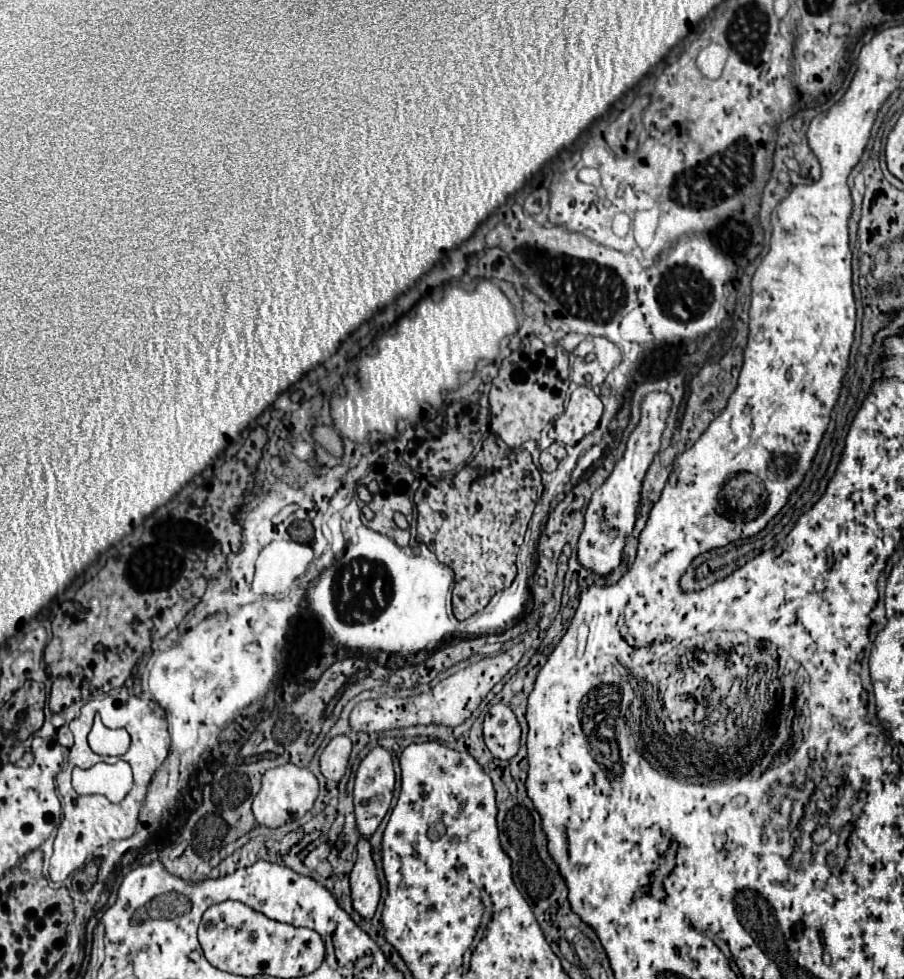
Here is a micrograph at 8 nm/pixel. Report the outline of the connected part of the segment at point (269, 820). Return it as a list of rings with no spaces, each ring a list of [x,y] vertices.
[[[283,764],[277,768],[271,768],[263,774],[261,790],[257,792],[253,800],[253,814],[261,826],[267,828],[279,828],[295,818],[301,818],[315,802],[319,792],[318,780],[311,770],[299,768],[295,764]]]

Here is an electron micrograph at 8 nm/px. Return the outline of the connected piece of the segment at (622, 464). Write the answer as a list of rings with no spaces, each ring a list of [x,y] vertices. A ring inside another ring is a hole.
[[[649,392],[641,400],[641,418],[635,430],[627,440],[627,450],[623,458],[615,464],[609,478],[593,492],[593,498],[585,510],[585,528],[581,532],[577,544],[579,562],[601,576],[607,576],[621,562],[621,552],[625,548],[625,540],[635,526],[635,512],[641,500],[641,486],[647,468],[651,466],[655,454],[661,450],[661,436],[667,426],[667,416],[671,410],[671,394],[669,392]]]

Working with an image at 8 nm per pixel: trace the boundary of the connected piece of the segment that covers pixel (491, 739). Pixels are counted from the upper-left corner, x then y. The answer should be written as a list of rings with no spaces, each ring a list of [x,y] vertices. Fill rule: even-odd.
[[[493,704],[483,720],[483,738],[491,754],[499,760],[511,760],[519,752],[521,726],[507,704]]]

